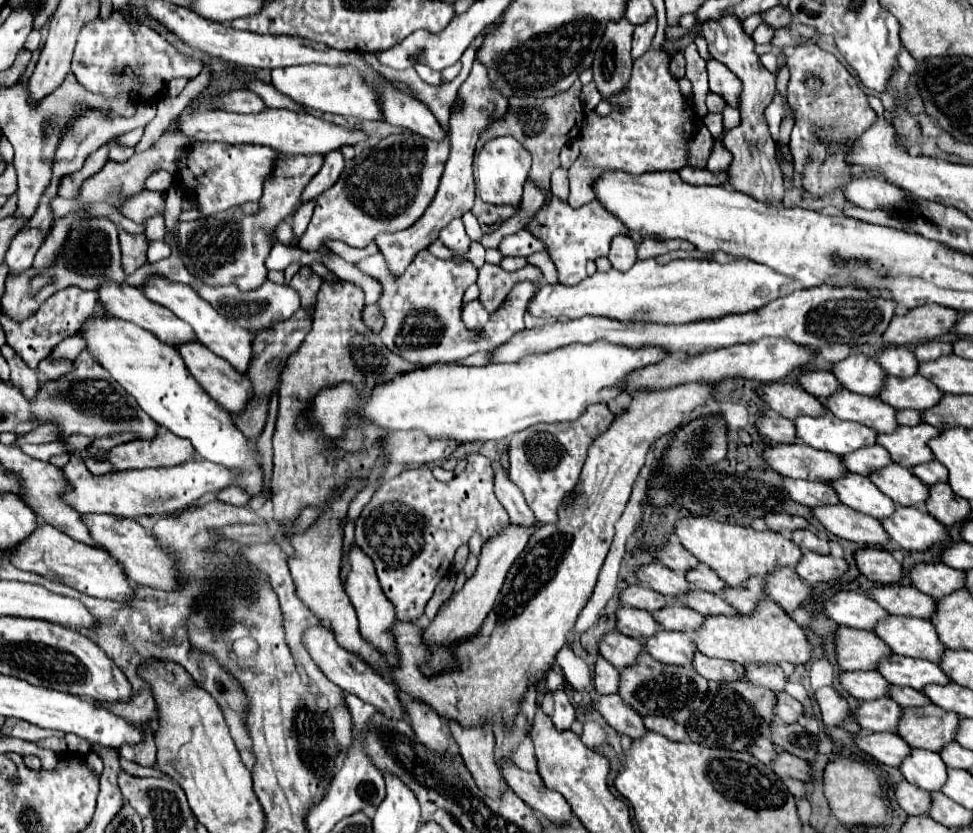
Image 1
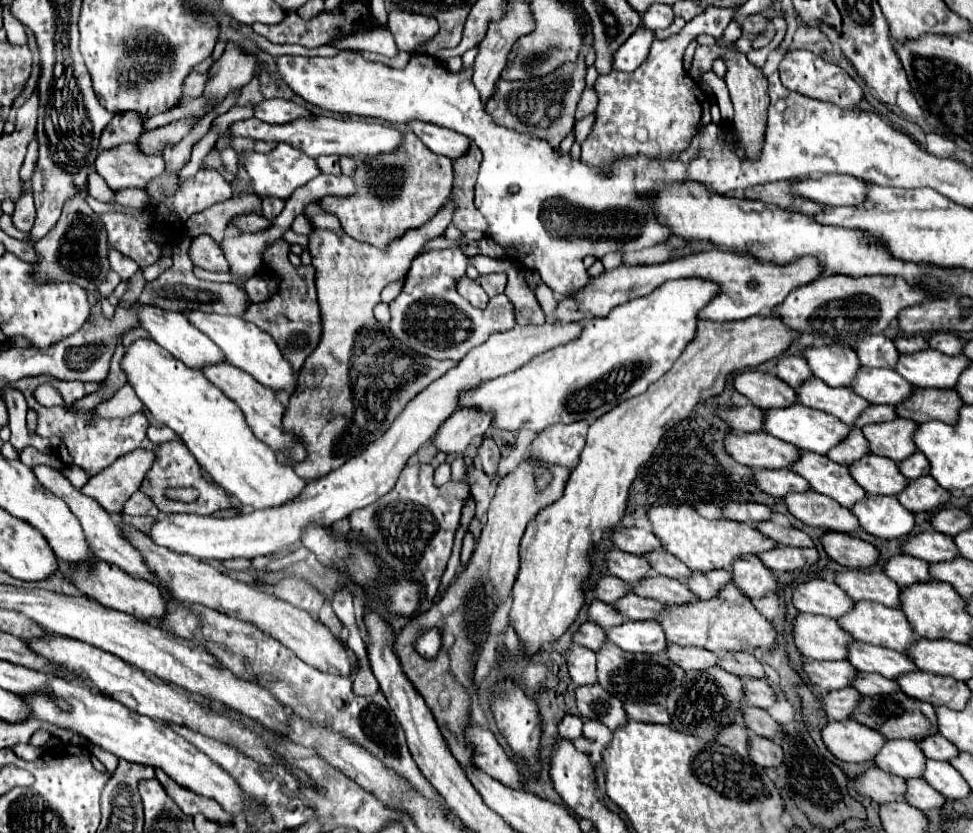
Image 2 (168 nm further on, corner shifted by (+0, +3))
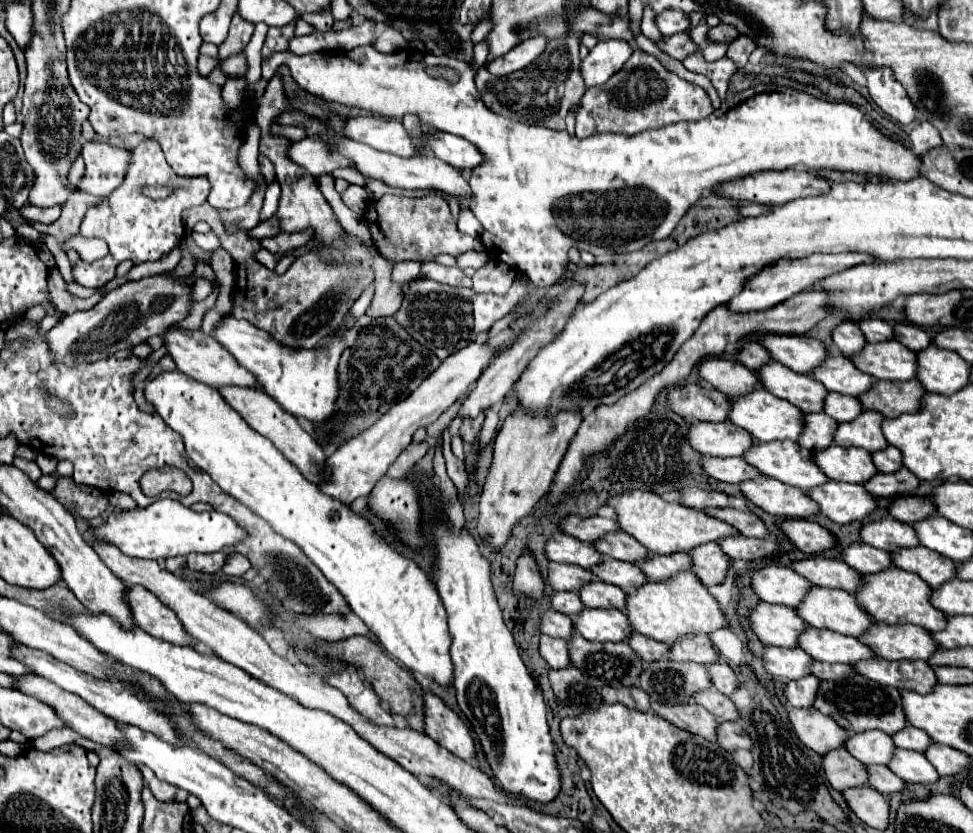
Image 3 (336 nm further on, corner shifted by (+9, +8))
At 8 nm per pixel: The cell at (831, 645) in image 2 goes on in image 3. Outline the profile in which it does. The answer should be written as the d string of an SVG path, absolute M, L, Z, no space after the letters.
M760 602L750 616L752 630L768 646L798 648L798 638L810 626L796 614L794 608Z

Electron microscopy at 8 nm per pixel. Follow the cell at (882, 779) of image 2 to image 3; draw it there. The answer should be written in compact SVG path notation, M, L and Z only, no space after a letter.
M832 750L824 756L822 762L828 782L834 790L844 792L848 788L856 786L868 786L868 770L864 764L860 764L848 750Z

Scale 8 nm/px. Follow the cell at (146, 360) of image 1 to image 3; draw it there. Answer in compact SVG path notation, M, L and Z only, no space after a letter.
M172 370L146 380L144 396L146 402L150 402L160 414L160 418L182 436L188 458L200 470L204 470L226 494L234 496L254 514L264 518L280 536L300 546L300 550L322 570L328 582L332 582L340 590L352 612L364 620L364 624L372 634L376 634L390 656L400 660L412 672L432 676L442 686L452 684L454 668L448 652L450 634L446 624L446 610L434 584L416 566L416 562L400 556L388 542L378 538L364 516L352 514L348 506L340 506L340 502L332 502L332 498L320 494L320 490L316 490L316 484L308 482L300 474L300 470L296 470L296 466L288 462L284 454L280 454L276 446L272 446L272 442L268 442L268 438L250 428L248 422L234 408L230 408L220 392L212 386L200 384L180 370Z

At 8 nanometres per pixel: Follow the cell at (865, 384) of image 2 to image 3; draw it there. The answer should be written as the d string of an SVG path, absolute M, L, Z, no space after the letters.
M830 356L828 362L824 362L824 366L816 370L816 374L812 374L812 378L822 382L830 392L850 396L866 394L876 382L876 378L858 370L846 356Z

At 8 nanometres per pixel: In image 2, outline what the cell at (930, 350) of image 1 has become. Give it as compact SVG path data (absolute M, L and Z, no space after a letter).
M901 335L893 339L899 353L915 353L921 349L927 349L927 339L921 335Z

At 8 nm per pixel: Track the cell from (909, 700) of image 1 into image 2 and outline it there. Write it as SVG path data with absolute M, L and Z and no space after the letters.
M859 673L859 677L853 679L851 687L855 687L861 695L879 695L879 693L899 691L899 685L893 679L885 679L881 675L865 675L865 673Z

